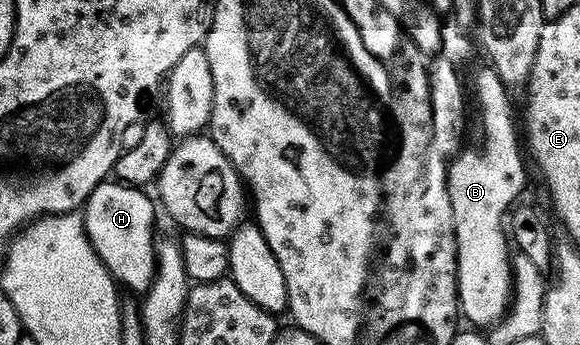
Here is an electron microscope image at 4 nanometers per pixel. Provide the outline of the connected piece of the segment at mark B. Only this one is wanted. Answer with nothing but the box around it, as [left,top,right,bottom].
[446,64,525,328]

